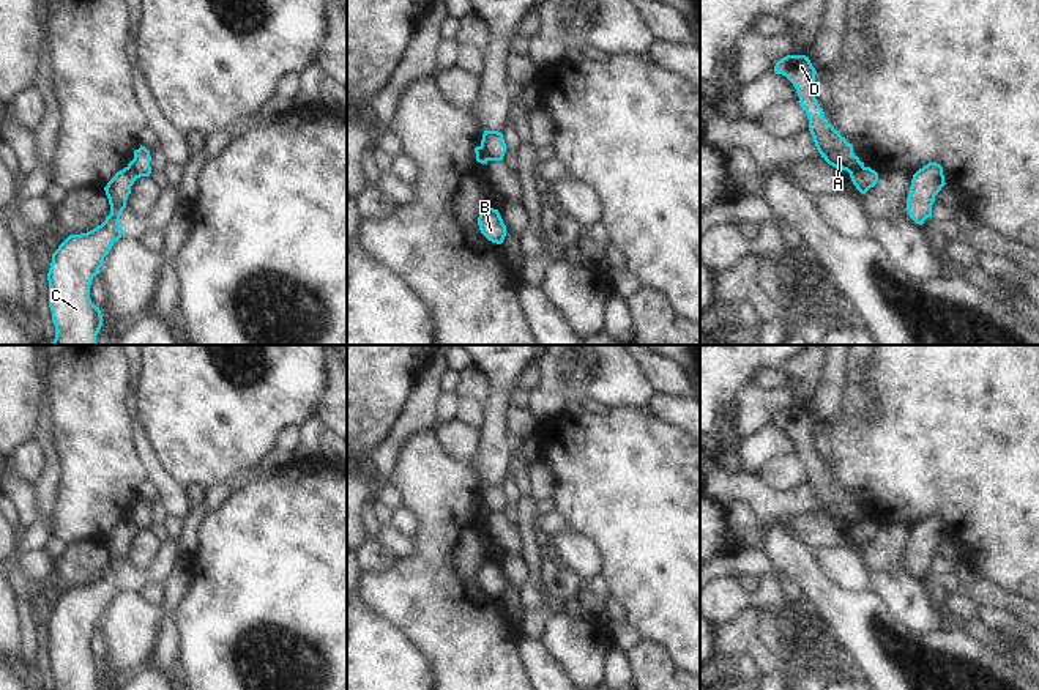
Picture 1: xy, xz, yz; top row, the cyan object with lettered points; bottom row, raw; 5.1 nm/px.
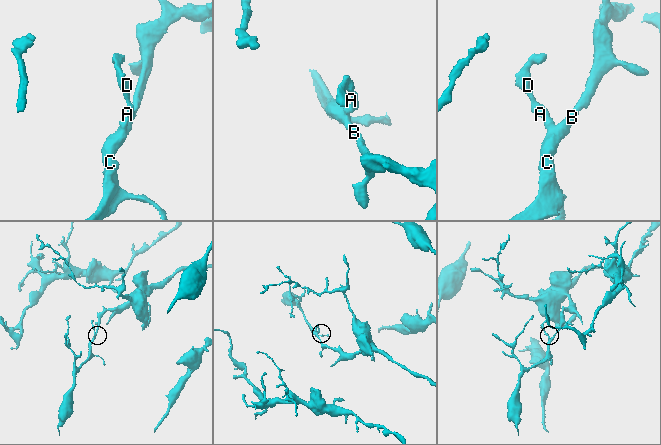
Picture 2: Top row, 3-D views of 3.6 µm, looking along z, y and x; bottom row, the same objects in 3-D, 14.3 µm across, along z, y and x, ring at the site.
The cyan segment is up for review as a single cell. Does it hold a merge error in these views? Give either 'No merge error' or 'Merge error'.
Merge error

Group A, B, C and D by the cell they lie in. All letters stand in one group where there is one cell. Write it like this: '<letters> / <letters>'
A D / B C

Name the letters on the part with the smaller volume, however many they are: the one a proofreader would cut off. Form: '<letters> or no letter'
A, D

